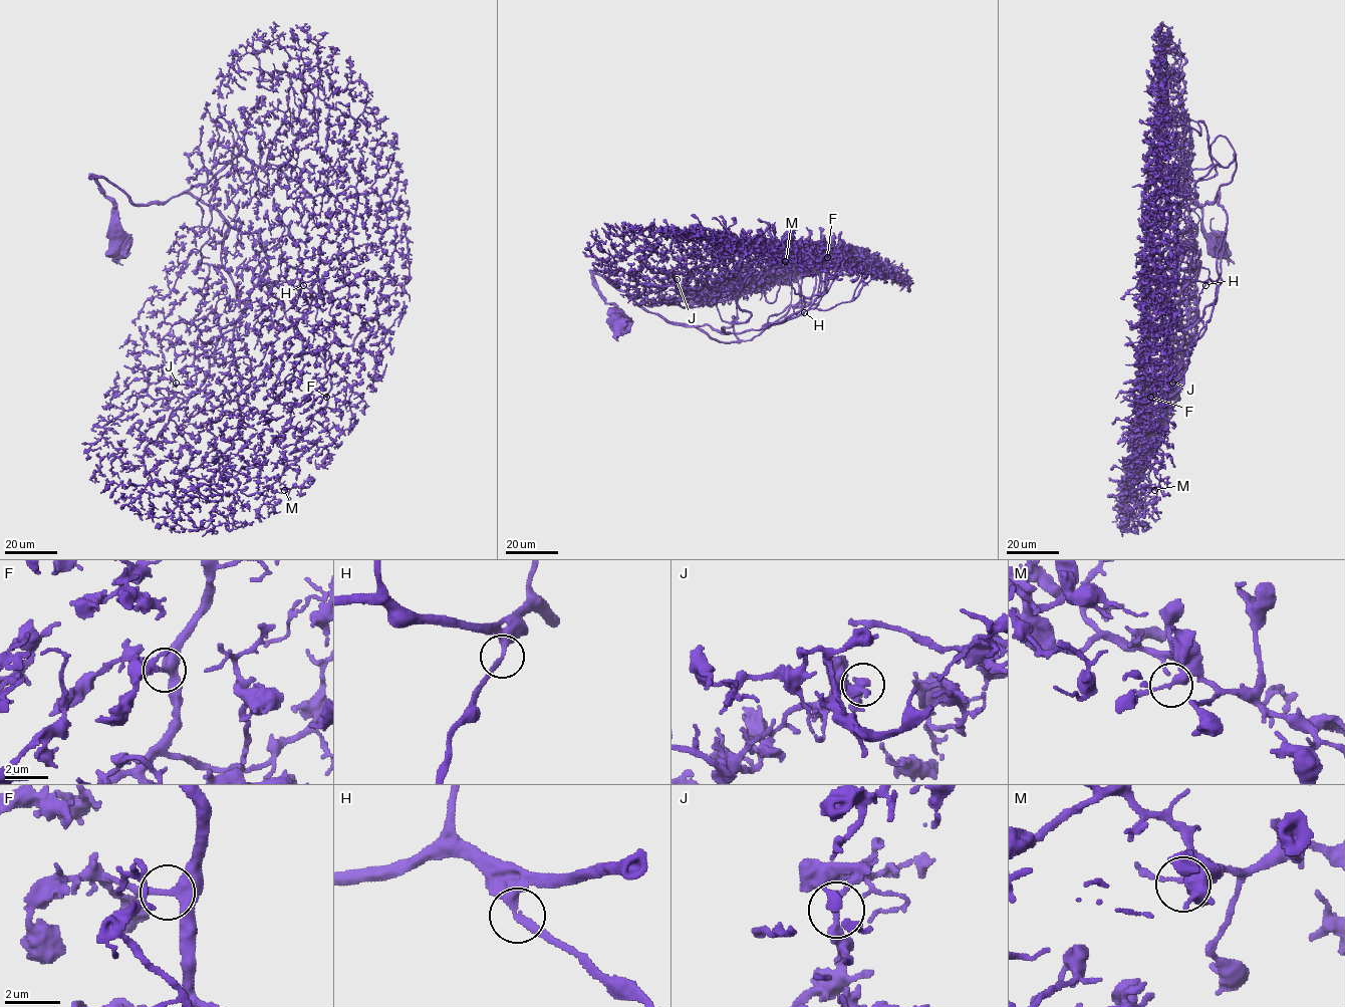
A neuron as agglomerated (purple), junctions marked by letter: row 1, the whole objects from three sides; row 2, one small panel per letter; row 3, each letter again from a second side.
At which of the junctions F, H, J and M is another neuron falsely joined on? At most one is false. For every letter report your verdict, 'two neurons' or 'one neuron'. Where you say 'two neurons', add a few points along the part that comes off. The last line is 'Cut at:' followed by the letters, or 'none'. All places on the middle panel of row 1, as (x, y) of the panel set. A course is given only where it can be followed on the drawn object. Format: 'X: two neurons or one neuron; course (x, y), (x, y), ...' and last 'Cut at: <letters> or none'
F: one neuron
H: one neuron
J: one neuron
M: one neuron
Cut at: none

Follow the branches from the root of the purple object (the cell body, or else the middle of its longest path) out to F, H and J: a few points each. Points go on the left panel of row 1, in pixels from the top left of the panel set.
F: (119, 244), (114, 205), (93, 176), (136, 204), (189, 193), (256, 233), (268, 291), (331, 376), (326, 397)
H: (119, 244), (114, 205), (93, 176), (136, 204), (200, 198), (257, 234), (262, 278), (303, 285)
J: (119, 244), (93, 176), (136, 204), (189, 193), (227, 225), (249, 306), (194, 395), (147, 392), (176, 383)

